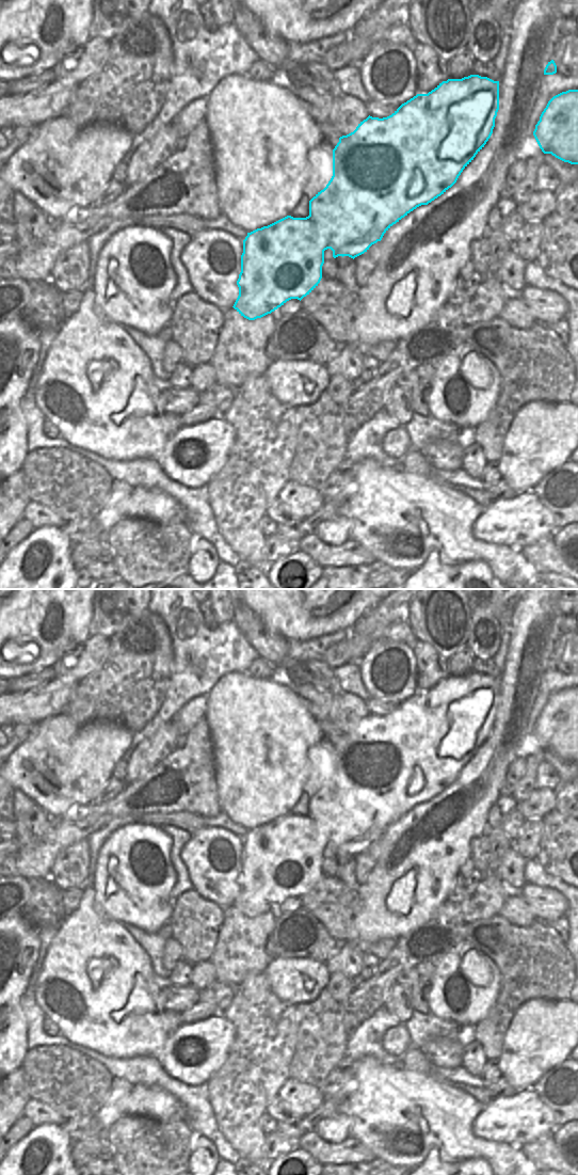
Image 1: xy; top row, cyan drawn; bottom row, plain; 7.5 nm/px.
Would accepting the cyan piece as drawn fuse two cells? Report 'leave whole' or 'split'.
split

